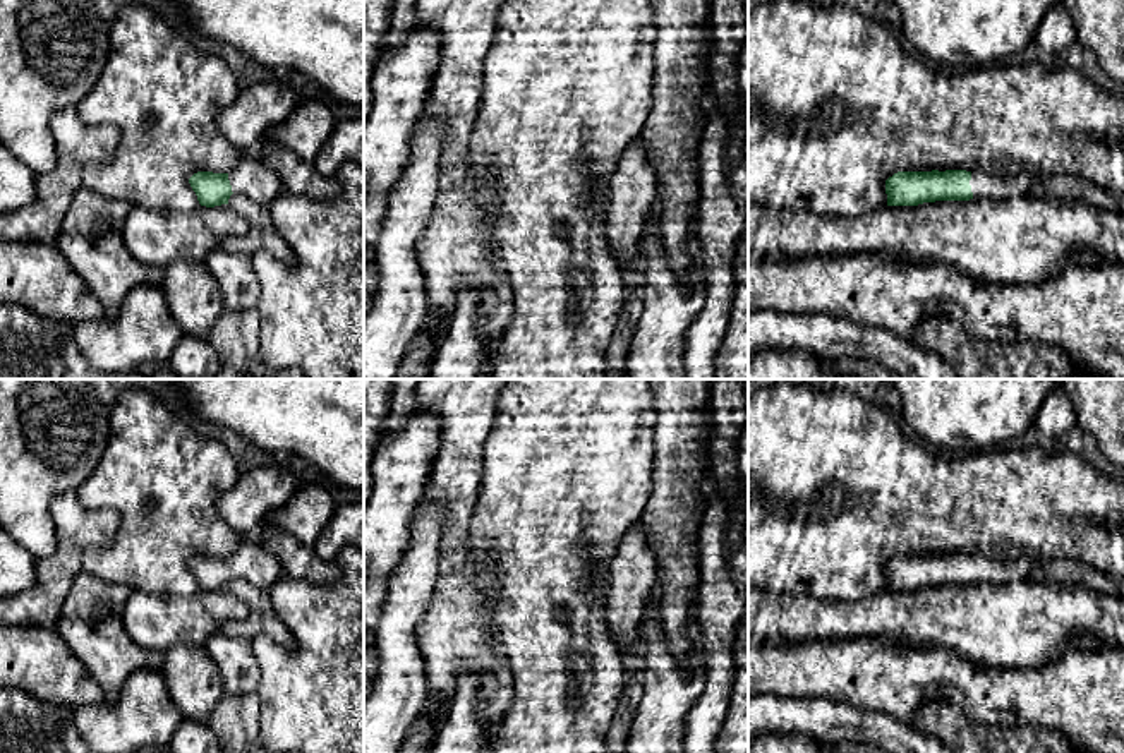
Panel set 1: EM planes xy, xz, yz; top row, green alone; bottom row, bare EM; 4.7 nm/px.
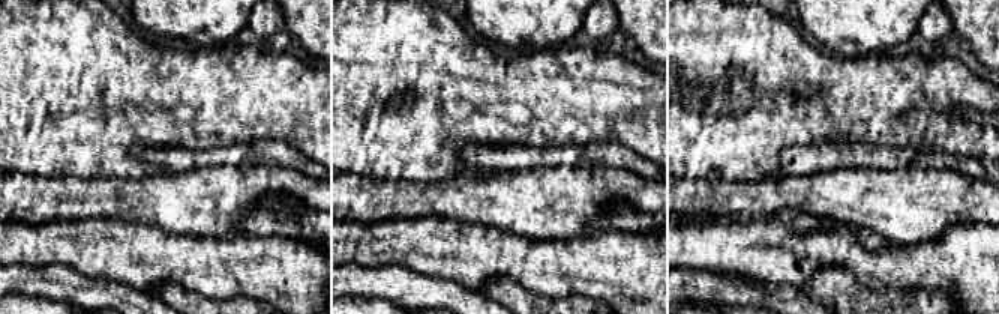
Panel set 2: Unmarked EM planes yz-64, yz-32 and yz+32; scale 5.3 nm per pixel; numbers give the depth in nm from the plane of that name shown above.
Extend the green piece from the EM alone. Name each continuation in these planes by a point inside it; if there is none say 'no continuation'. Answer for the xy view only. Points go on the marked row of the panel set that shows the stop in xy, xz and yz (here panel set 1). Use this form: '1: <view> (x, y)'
1: xy (251, 177)

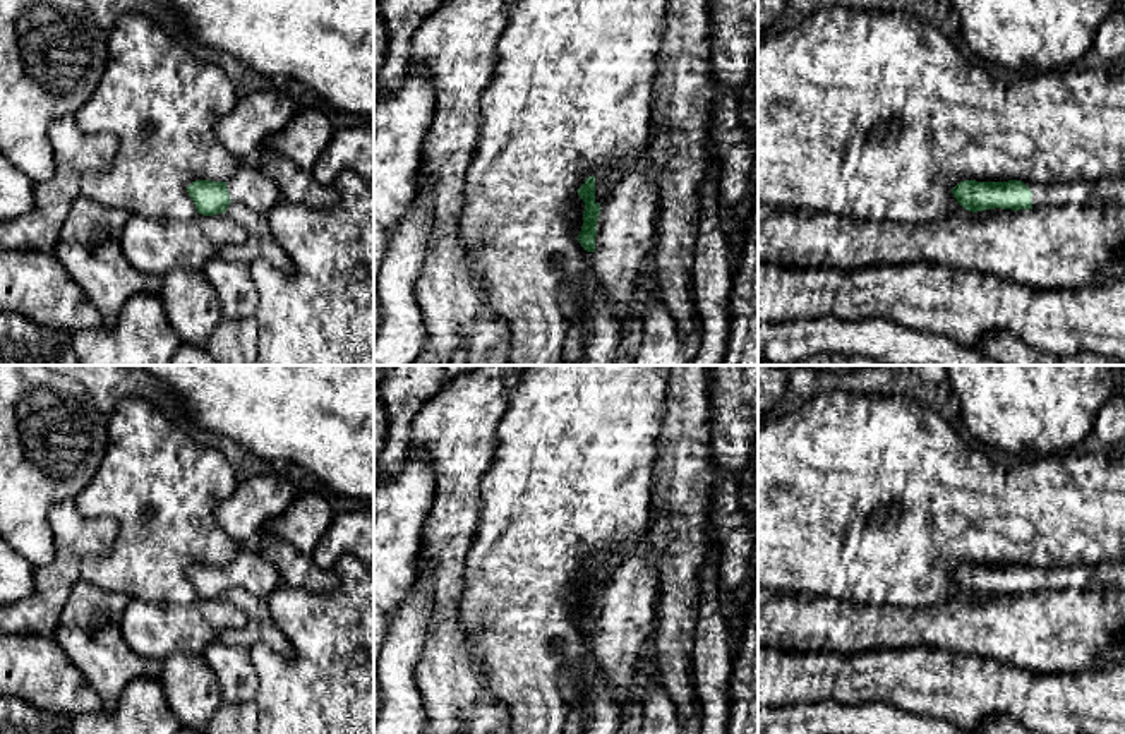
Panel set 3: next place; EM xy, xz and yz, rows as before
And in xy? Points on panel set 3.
1: xy (249, 186)

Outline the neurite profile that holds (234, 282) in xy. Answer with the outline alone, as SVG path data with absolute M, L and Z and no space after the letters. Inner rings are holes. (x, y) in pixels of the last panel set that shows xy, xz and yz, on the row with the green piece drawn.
M213 257L202 271L218 293L225 319L254 317L259 292L252 264Z

